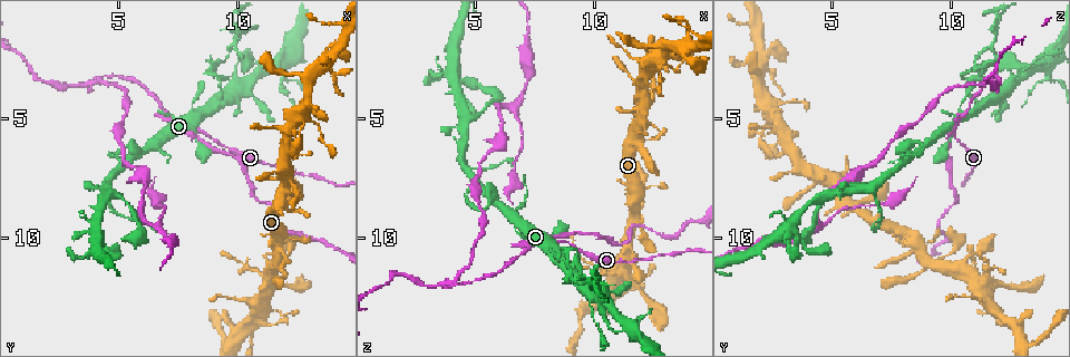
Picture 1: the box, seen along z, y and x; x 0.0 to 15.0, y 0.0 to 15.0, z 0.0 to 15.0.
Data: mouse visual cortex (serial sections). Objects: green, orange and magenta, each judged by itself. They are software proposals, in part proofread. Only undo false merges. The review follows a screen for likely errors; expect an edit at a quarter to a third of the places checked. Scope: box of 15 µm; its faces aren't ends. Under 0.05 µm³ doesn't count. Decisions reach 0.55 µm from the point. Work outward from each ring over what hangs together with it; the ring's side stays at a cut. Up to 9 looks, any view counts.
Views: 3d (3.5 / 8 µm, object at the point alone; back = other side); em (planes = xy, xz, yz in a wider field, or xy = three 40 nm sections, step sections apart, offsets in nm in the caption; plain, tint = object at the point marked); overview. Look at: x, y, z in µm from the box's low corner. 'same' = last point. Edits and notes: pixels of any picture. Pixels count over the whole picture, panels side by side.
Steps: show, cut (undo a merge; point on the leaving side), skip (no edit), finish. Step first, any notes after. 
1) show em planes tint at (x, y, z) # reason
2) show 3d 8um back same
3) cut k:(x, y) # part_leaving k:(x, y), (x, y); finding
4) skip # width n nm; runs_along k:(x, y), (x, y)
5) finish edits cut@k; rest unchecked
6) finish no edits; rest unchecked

show 3d 3.5um at (9.3, 3.6, 10.7) # sharp bend

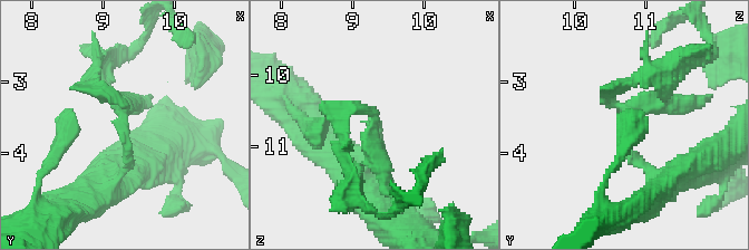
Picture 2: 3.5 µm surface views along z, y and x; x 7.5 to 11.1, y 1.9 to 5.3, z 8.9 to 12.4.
show em xy step 3 tint at (9.25, 3.65, 10.70)

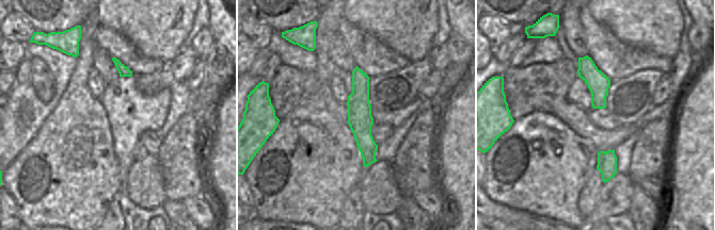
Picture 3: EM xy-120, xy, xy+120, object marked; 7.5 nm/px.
show em xy step 1 tint same # another direction

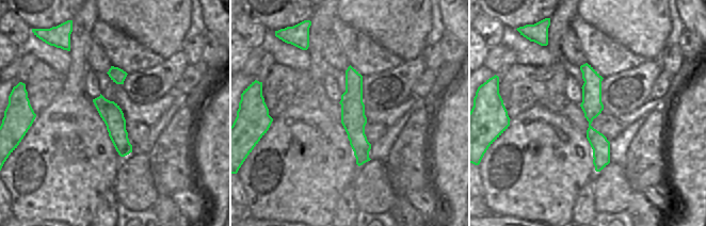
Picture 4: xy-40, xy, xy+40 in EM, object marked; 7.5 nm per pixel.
cut 2:(117, 106) # part_leaving 2:(127, 146), (124, 103), (99, 78); a second cell is stuck on

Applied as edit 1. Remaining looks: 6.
show overview

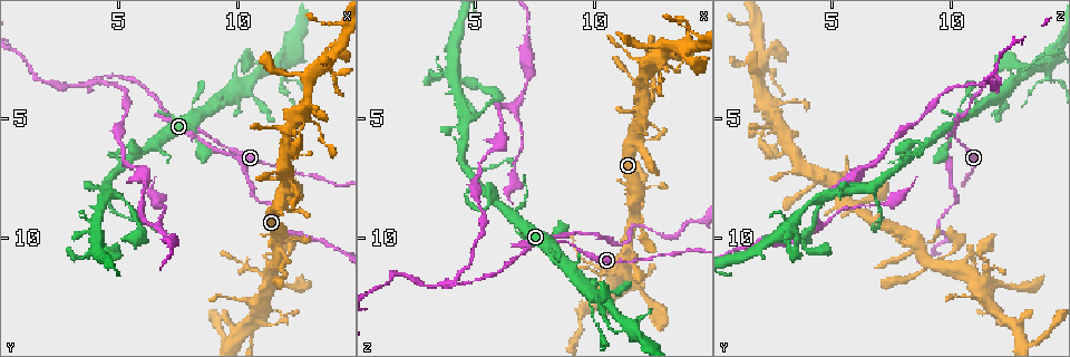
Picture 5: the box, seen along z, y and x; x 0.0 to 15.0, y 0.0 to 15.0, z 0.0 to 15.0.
show 3d 3.5um at (4.4, 7.9, 6.7) # calibre changes

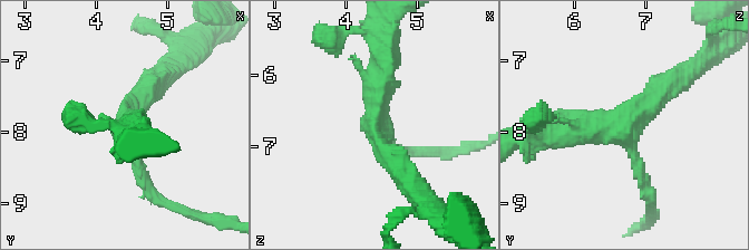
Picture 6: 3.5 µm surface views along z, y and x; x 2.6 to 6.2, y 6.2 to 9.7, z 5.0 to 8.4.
show em xy step 2 tint at (4.40, 7.95, 6.65) # arms 3; arm_widths 150, 350, 350 nm; shape alone is not enough

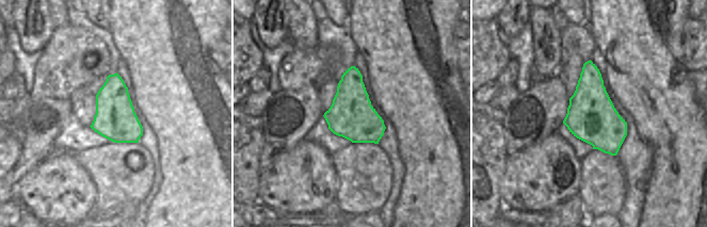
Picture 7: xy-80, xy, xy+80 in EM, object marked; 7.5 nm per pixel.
skip # runs_along 6:(672, 83), (621, 127), (546, 131); one cell here

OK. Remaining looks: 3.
show 3d 8um at (8.1, 5.5, 10.3) # arms run side by side

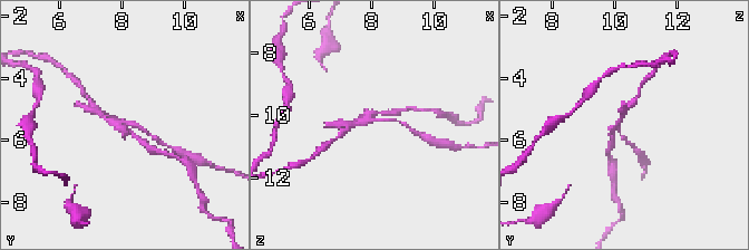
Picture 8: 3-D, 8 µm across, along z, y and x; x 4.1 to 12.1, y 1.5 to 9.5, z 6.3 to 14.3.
show em planes tint at (8.0, 5.5, 10.1) # need the tissue

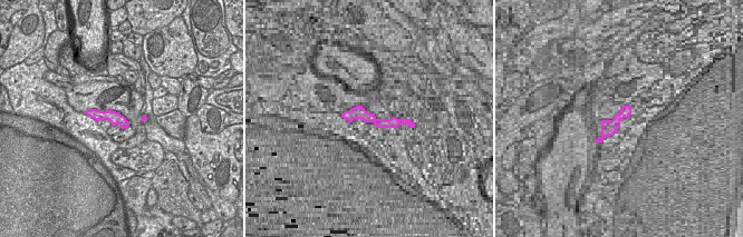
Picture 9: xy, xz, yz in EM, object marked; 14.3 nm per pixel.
cut 8:(611, 144) # a second cell is stuck on

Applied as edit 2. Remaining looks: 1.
finish edits cut@2, cut@8; rest unchecked

